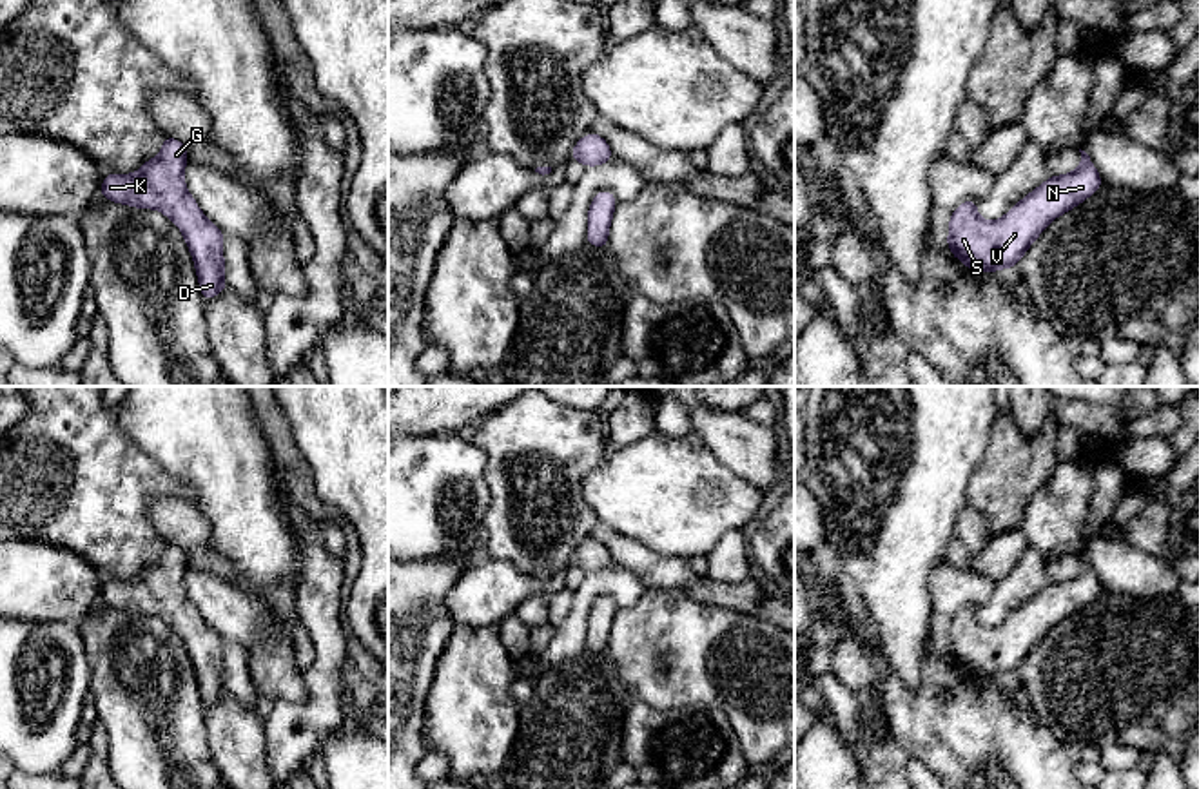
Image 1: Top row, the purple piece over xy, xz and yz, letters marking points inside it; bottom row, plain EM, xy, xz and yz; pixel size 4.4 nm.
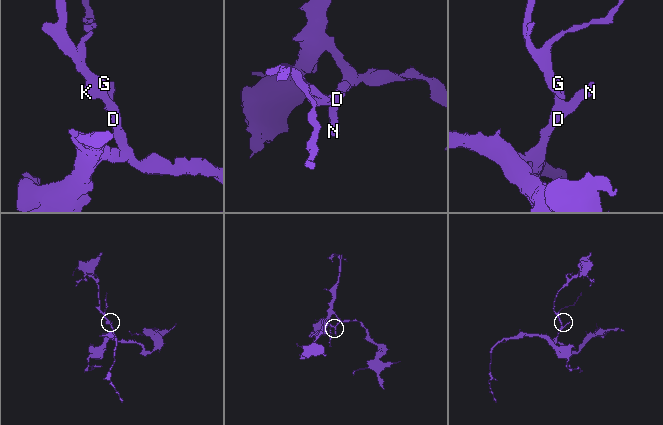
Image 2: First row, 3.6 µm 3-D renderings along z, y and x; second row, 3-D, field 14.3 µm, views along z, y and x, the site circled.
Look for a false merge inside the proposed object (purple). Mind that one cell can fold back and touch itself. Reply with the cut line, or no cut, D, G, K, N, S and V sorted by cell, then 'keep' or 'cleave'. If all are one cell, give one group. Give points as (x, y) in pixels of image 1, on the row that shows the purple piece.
no cut | D G K N S V | keep

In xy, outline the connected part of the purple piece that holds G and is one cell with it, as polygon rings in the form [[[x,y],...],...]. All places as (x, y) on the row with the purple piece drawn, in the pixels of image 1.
[[[165,136],[156,158],[145,161],[136,174],[107,174],[100,196],[136,209],[163,212],[183,234],[194,259],[203,301],[227,287],[223,241],[225,234],[200,210],[185,187],[183,169],[187,147]]]

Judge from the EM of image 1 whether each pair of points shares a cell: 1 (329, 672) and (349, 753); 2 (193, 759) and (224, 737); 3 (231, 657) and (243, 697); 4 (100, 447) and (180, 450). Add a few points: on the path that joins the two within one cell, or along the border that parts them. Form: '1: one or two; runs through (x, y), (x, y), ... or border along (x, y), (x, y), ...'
1: two; border along (343, 726), (331, 733), (314, 755)
2: two; border along (202, 708), (209, 757), (218, 769)
3: one; runs through (236, 666), (240, 688)
4: two; border along (115, 410), (120, 427), (171, 474)

